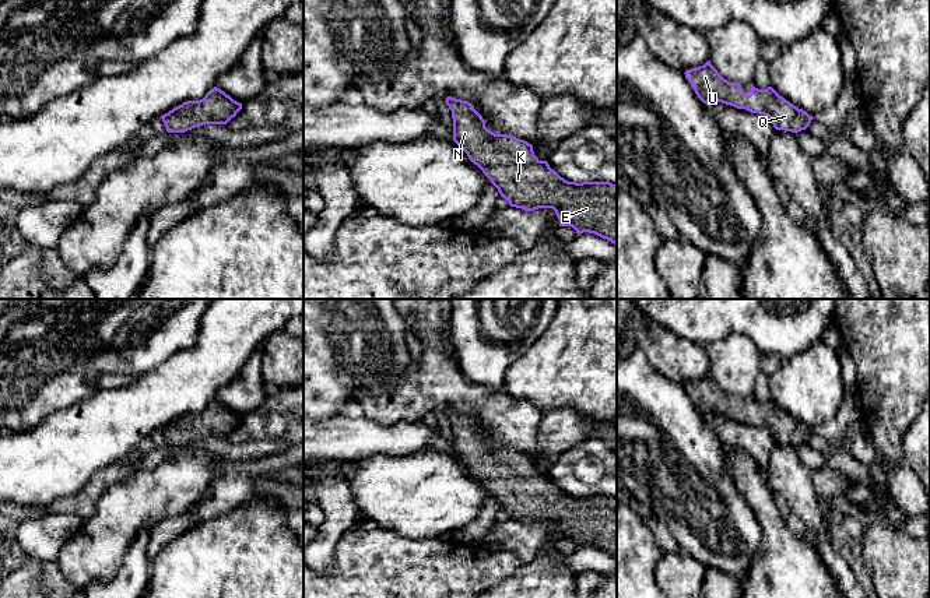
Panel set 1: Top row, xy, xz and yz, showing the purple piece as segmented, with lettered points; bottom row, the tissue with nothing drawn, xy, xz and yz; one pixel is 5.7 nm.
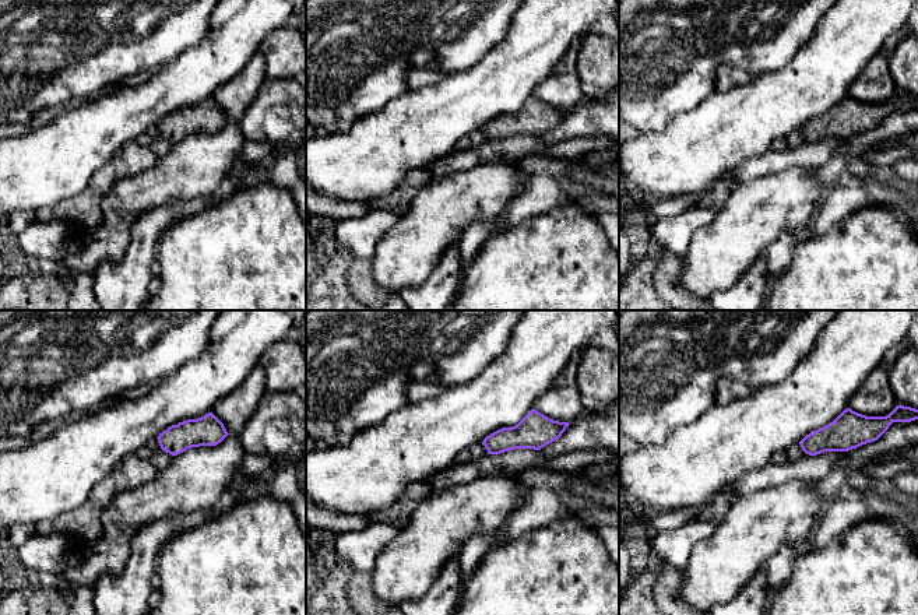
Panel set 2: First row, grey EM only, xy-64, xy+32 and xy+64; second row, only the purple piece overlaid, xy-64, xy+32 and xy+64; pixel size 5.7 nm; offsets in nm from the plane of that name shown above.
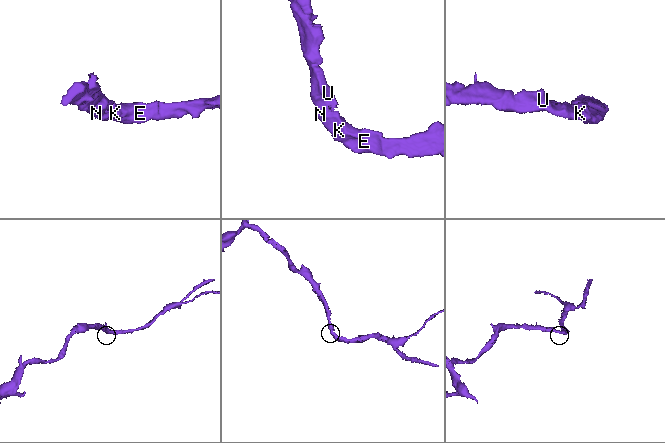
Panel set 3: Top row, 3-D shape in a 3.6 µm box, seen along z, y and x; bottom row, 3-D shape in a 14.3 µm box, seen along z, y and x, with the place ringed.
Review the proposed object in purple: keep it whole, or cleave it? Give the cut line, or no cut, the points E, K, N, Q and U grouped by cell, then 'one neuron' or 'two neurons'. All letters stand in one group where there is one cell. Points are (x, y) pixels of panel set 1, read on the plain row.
no cut; E K N Q U; one neuron

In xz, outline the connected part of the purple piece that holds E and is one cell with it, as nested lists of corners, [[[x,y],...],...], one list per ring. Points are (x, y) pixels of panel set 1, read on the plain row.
[[[452,409],[445,415],[452,423],[453,454],[482,483],[510,520],[524,524],[552,521],[561,535],[559,539],[572,539],[578,548],[594,546],[617,557],[617,497],[568,495],[551,482],[547,474],[540,474],[527,454],[488,443],[485,433],[470,415]]]

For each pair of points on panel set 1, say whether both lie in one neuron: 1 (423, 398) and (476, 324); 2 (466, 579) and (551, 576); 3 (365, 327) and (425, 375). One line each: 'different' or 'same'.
1: different
2: different
3: different

